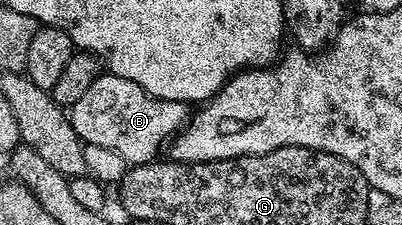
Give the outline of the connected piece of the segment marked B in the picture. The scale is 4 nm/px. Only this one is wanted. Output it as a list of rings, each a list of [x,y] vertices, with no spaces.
[[[111,72],[101,73],[94,84],[90,84],[82,100],[70,108],[72,127],[81,142],[98,144],[110,148],[122,156],[133,167],[148,162],[160,150],[160,145],[180,133],[190,117],[190,106],[186,102],[162,100],[150,96],[134,80],[126,80]]]

